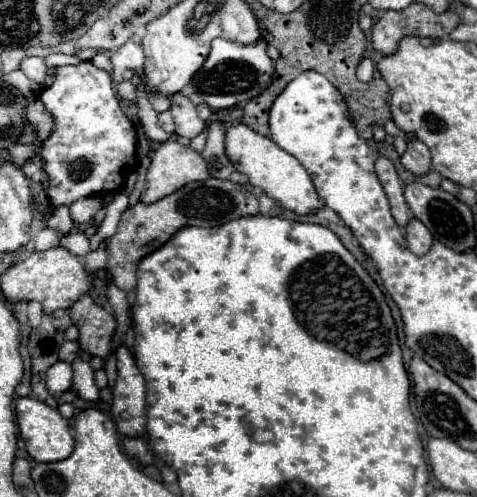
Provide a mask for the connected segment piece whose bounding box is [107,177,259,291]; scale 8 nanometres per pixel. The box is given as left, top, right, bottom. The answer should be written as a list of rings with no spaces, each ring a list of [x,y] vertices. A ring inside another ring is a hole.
[[[207,179],[207,181],[197,181],[181,187],[179,191],[171,193],[169,197],[145,205],[137,203],[133,209],[127,209],[119,221],[117,233],[109,239],[109,261],[107,269],[113,273],[113,283],[123,289],[123,291],[133,291],[137,281],[135,281],[135,271],[137,263],[159,249],[163,243],[167,243],[179,229],[187,225],[197,225],[197,227],[219,227],[225,225],[233,219],[239,217],[251,217],[259,213],[257,197],[251,193],[251,203],[247,201],[247,191],[239,183],[231,181],[221,181],[221,179]]]

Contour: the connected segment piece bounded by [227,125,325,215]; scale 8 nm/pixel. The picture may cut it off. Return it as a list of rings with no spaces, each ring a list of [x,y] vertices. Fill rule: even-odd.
[[[237,125],[237,127],[227,129],[227,155],[235,163],[237,171],[249,177],[251,185],[261,187],[271,199],[279,201],[285,209],[297,215],[309,215],[325,205],[319,199],[311,183],[311,177],[303,169],[303,165],[293,155],[283,151],[275,141],[251,131],[247,125]]]

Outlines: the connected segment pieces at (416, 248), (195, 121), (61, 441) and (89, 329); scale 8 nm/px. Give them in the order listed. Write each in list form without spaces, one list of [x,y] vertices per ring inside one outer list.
[[[411,219],[411,221],[409,221],[405,233],[407,233],[409,251],[415,253],[417,257],[425,255],[425,253],[431,249],[433,237],[431,237],[431,233],[427,231],[427,227],[423,227],[423,223],[419,223],[417,219]]]
[[[175,93],[171,97],[171,115],[175,121],[175,133],[181,137],[197,137],[207,127],[207,123],[199,119],[195,105],[183,93]]]
[[[21,397],[17,401],[15,415],[17,415],[17,423],[23,425],[23,429],[27,427],[27,435],[23,435],[23,437],[27,437],[27,453],[31,455],[31,459],[49,463],[49,461],[63,461],[71,455],[75,441],[73,441],[69,423],[59,415],[57,409],[49,407],[47,403],[39,401],[35,397]]]
[[[83,295],[71,309],[71,321],[79,327],[79,347],[91,355],[105,359],[111,349],[111,339],[117,321],[111,313],[99,307],[89,295]]]

